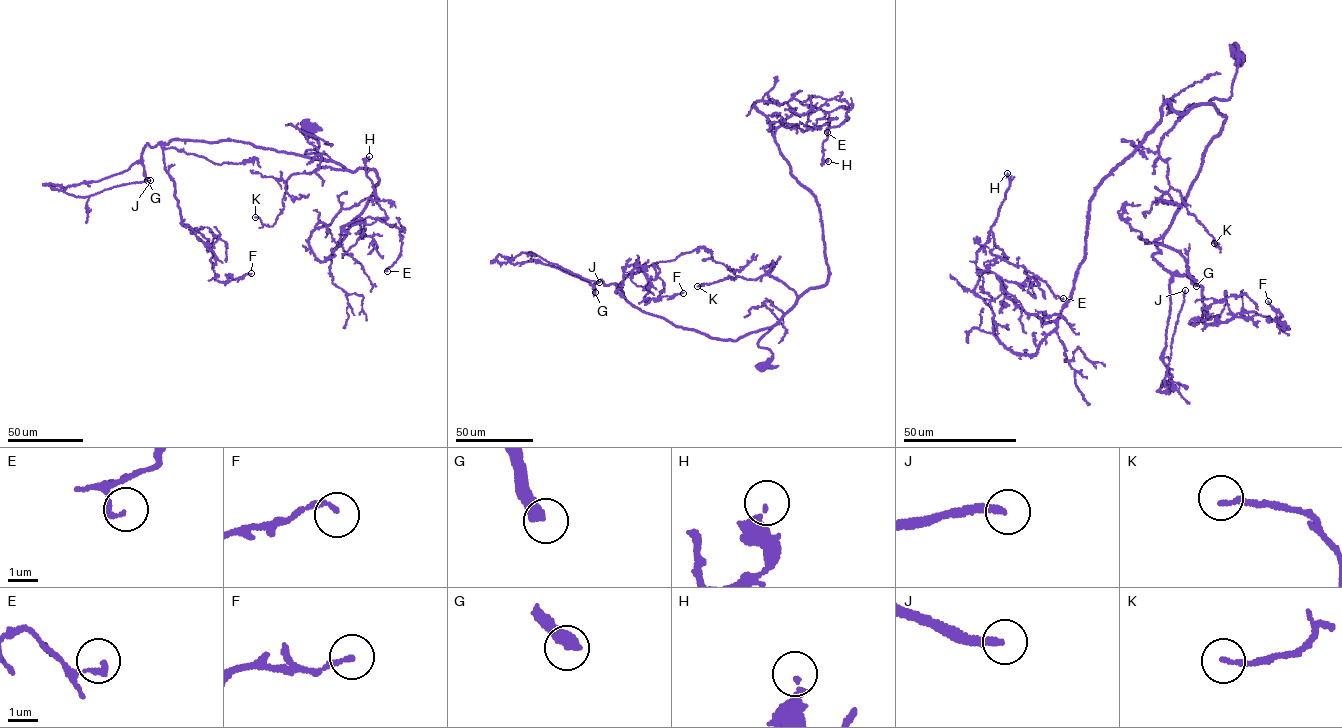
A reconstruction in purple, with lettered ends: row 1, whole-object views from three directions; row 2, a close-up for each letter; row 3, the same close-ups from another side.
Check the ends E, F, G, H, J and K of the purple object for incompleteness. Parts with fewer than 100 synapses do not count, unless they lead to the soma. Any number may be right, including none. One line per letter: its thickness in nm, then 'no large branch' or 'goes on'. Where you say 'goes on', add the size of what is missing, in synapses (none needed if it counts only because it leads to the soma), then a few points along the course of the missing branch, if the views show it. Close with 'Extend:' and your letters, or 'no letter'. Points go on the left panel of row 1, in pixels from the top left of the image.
E: calibre 160 nm; no large branch
F: calibre 180 nm; no large branch
G: calibre 400 nm; goes on; 550 synapses; course (147, 180), (148, 193), (138, 233), (126, 240), (124, 256), (108, 273), (107, 295), (99, 295)
H: calibre 200 nm; no large branch
J: calibre 240 nm; goes on; 250 synapses; course (150, 180), (230, 174), (253, 180), (239, 198), (227, 201), (225, 217), (231, 229)
K: calibre 170 nm; no large branch
Extend: G, J

